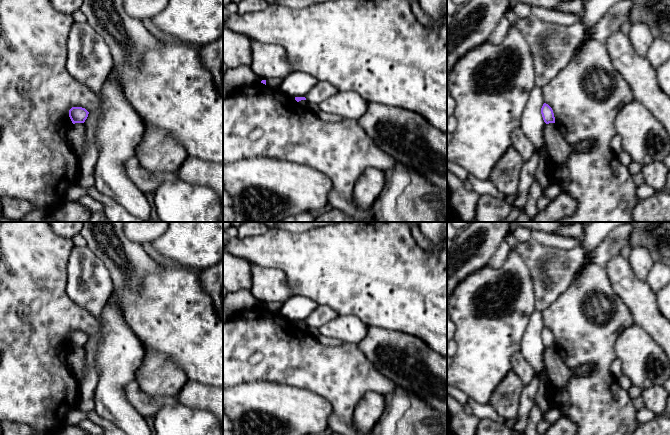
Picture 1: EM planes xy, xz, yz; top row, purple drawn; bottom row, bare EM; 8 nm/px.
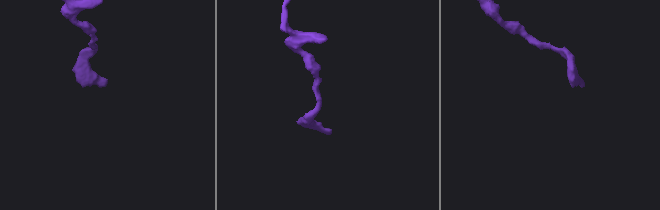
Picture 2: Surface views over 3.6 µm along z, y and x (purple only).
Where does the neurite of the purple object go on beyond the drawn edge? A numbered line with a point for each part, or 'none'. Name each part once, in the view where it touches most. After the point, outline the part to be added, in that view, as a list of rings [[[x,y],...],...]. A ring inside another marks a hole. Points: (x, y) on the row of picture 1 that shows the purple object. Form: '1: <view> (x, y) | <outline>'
none

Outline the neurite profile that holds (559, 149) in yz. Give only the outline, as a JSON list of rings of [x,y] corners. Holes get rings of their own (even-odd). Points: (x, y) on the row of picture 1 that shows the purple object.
[[[555,123],[545,125],[544,141],[551,159],[558,165],[564,164],[573,151],[577,149],[586,150],[591,145],[590,142],[584,142],[578,146],[570,145],[560,133]]]

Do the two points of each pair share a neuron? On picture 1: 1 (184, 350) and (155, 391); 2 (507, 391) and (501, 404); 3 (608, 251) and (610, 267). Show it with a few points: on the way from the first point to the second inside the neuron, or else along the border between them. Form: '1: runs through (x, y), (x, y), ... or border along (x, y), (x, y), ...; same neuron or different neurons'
1: border along (154, 352), (164, 354), (183, 371), (188, 379); different neurons
2: runs through (507, 394), (504, 401); same neuron
3: border along (619, 253), (613, 256), (604, 266); different neurons

